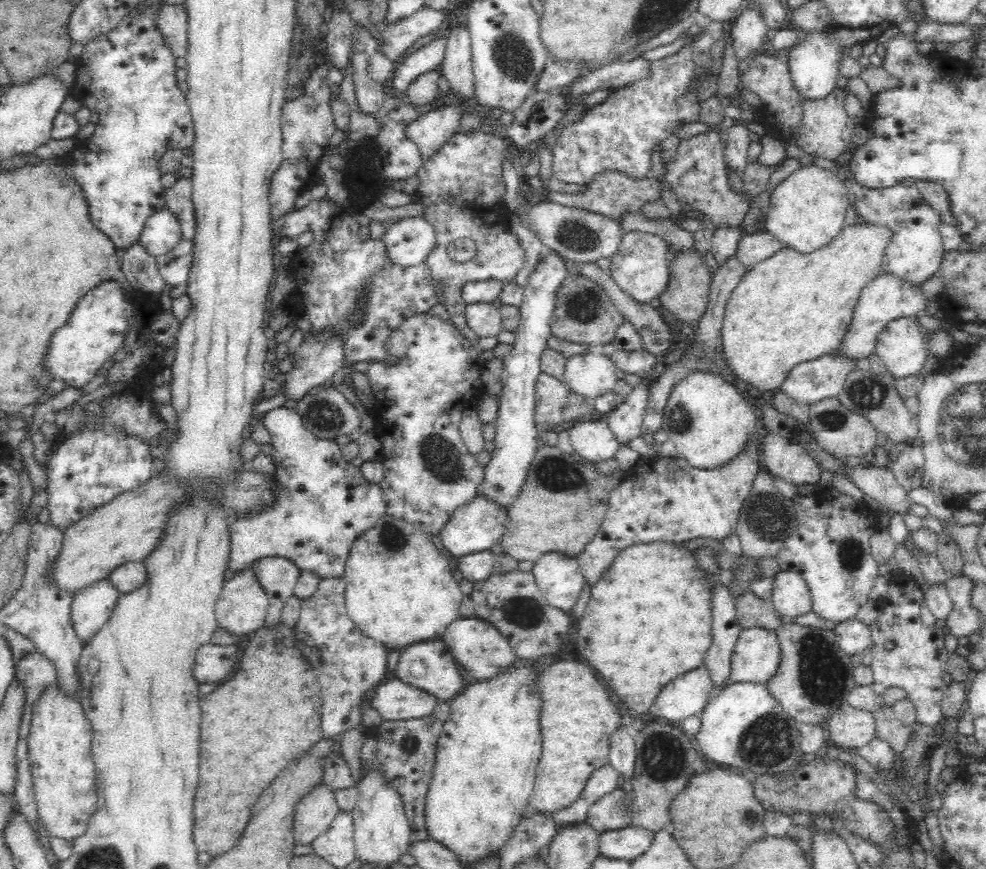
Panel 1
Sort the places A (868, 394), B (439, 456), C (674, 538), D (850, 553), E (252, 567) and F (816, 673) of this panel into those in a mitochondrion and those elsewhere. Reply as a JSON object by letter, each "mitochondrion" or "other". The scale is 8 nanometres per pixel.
{"A":"mitochondrion","B":"mitochondrion","C":"other","D":"mitochondrion","E":"other","F":"mitochondrion"}

